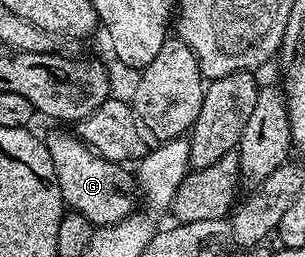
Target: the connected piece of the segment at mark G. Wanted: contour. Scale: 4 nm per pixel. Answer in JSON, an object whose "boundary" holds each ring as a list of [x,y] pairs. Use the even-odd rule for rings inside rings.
{"boundary":[[[73,133],[45,135],[44,141],[48,148],[48,156],[52,156],[54,181],[60,184],[63,203],[73,213],[87,218],[95,228],[111,226],[135,213],[134,194],[136,198],[136,178],[131,171],[130,174],[126,171],[127,167],[123,163],[104,160],[99,154],[94,153],[89,146],[84,145]]]}

